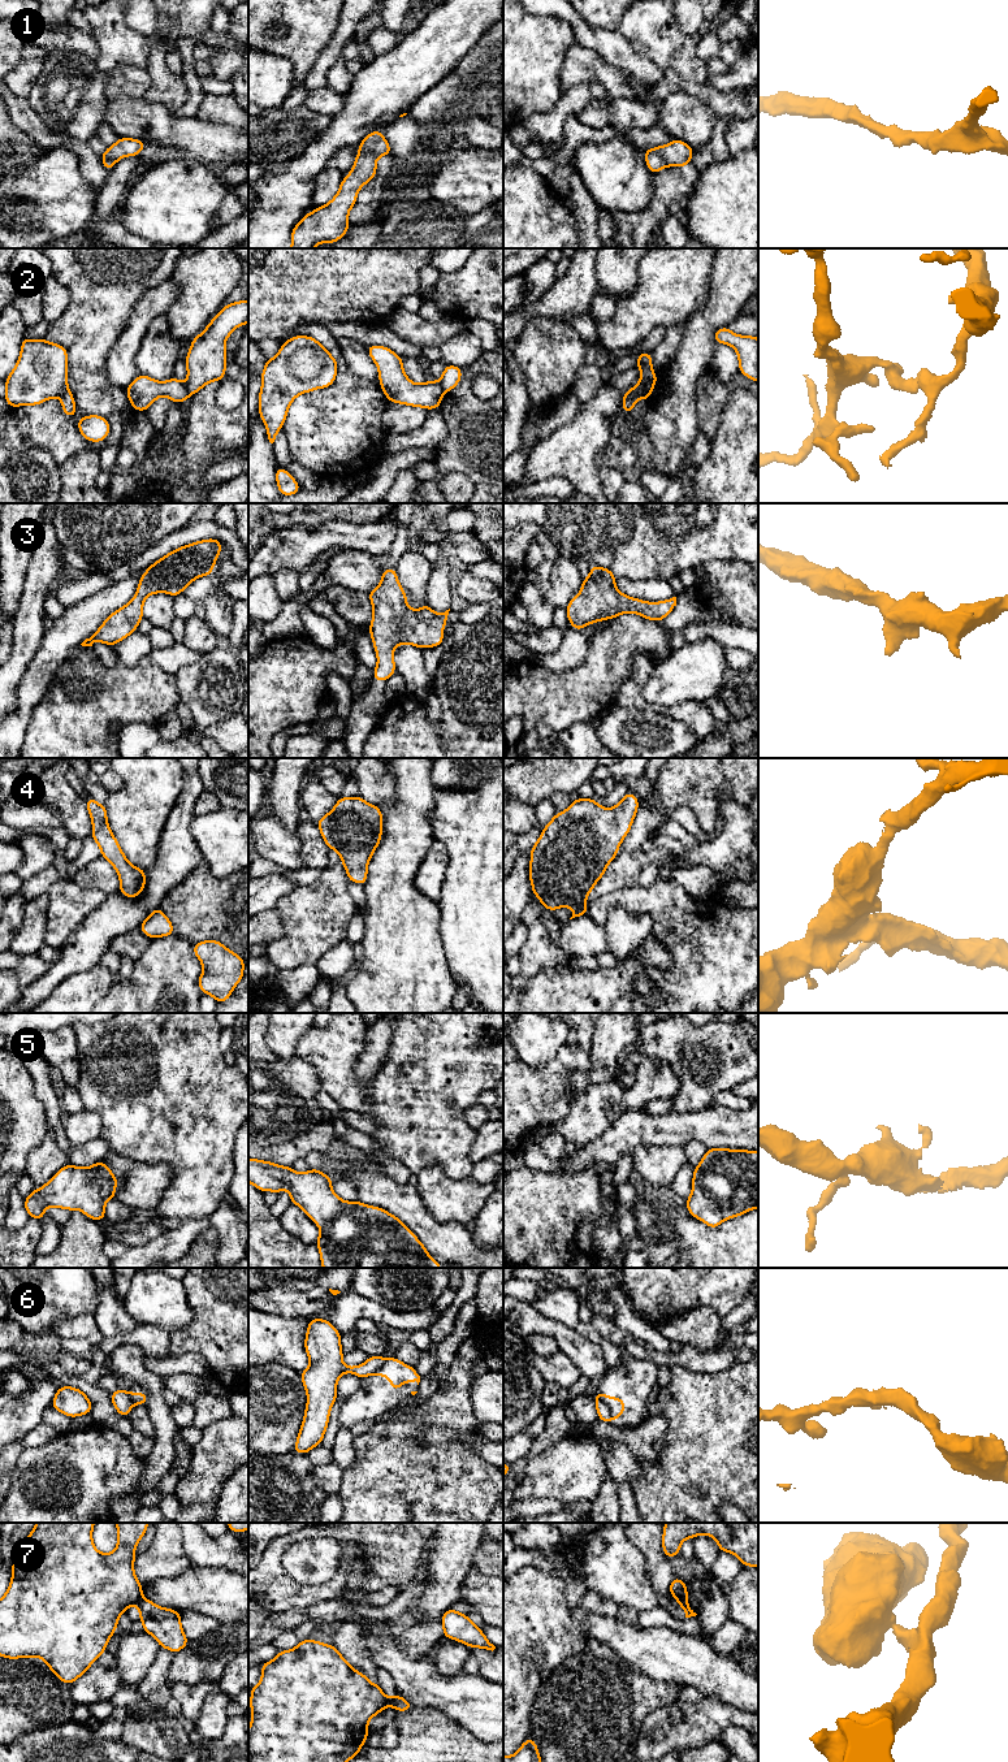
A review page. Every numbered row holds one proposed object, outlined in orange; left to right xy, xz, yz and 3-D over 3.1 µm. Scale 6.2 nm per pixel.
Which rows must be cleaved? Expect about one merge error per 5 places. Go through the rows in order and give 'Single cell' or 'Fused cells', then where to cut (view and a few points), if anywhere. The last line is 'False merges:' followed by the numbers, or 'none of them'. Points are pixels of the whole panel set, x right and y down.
1: Single cell. No split
2: Fused cells. Split along yz (656, 375), (640, 397)
3: Single cell. No split
4: Single cell. No split
5: Single cell. No split
6: Fused cells. Split along yz (595, 1395), (606, 1405), (611, 1419)
7: Fused cells. Split along yz (678, 1600), (686, 1601)
False merges: 2, 6, 7

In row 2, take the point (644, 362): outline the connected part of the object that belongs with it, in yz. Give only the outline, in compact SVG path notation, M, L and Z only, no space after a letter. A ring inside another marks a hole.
M640 352L635 367L641 369L641 380L631 390L623 394L623 414L633 412L636 399L641 398L641 393L656 376L652 368L652 352Z

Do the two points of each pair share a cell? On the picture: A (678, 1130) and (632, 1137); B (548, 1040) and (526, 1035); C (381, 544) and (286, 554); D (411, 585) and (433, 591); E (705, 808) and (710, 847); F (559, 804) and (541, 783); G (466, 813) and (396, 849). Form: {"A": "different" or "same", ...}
{"A": "same", "B": "same", "C": "same", "D": "different", "E": "different", "F": "different", "G": "different"}

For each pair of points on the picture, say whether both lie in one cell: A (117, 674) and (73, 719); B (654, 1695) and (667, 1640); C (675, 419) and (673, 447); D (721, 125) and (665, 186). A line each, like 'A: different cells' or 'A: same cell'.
A: same cell
B: different cells
C: same cell
D: same cell

